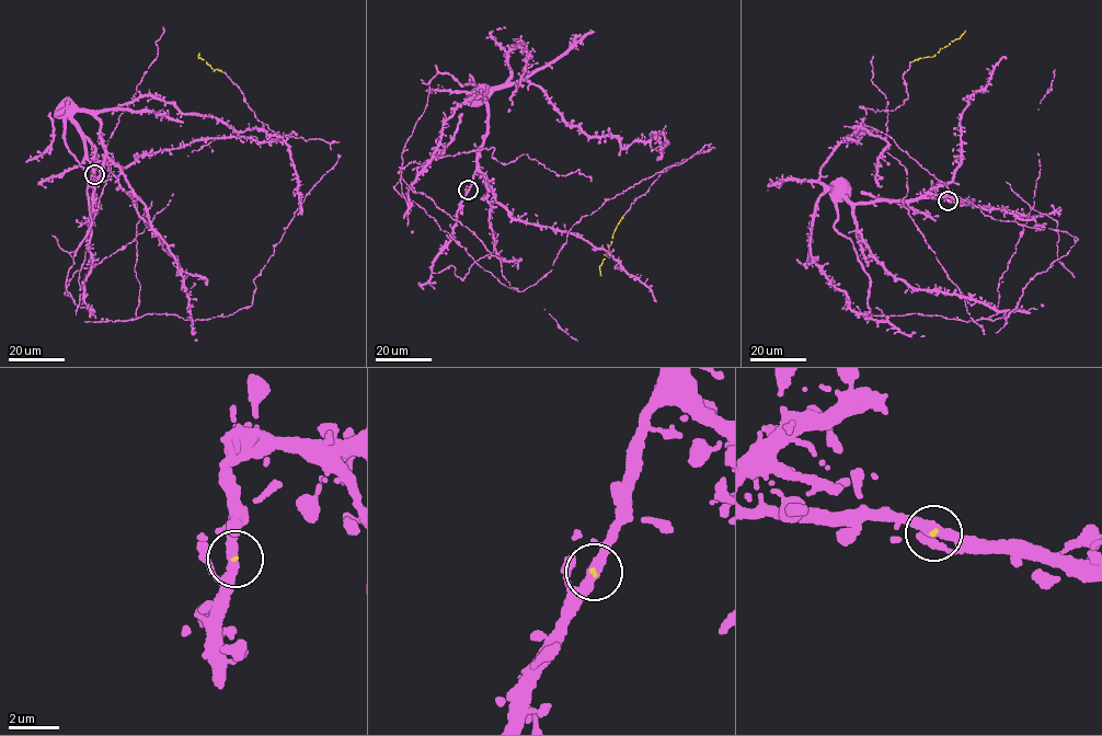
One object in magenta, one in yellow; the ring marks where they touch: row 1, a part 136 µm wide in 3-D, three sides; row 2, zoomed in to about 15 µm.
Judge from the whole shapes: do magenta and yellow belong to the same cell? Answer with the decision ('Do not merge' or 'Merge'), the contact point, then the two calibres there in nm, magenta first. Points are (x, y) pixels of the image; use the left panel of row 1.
Merge. Place: (94, 174). Thickness 360 nm (magenta) against 110 nm

